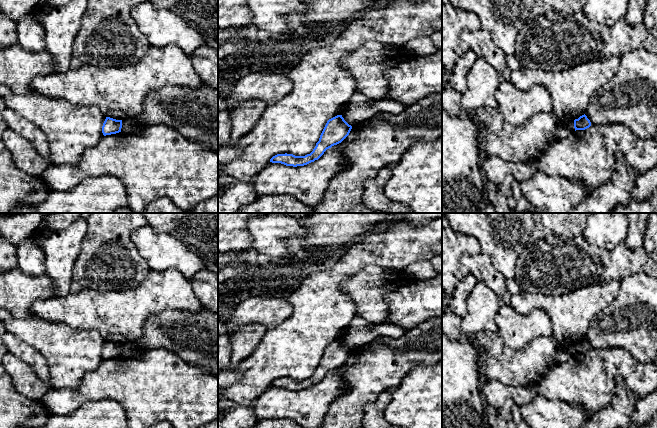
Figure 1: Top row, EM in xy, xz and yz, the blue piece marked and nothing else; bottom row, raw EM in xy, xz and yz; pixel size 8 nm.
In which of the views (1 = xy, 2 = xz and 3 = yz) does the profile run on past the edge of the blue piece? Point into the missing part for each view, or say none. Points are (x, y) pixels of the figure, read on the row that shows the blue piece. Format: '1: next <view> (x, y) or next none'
1: next none
2: next none
3: next none

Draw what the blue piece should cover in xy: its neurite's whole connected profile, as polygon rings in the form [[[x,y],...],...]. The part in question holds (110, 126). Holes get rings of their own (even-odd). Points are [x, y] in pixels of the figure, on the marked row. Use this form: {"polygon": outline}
{"polygon": [[[106,117],[102,126],[102,133],[104,136],[116,134],[121,132],[121,128],[122,128],[122,120],[116,120],[110,117]]]}

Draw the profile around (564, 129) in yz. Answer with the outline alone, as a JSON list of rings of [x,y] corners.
[[[569,120],[567,122],[558,122],[555,136],[558,139],[564,139],[574,131],[574,120]]]

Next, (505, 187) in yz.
[[[508,175],[504,179],[503,183],[500,185],[500,190],[502,192],[504,192],[505,194],[508,194],[511,190],[511,184],[512,184],[513,180],[514,179],[510,175]]]

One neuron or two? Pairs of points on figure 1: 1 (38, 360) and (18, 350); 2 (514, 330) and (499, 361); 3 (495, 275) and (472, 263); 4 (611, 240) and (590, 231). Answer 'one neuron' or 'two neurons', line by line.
1: one neuron
2: two neurons
3: one neuron
4: one neuron

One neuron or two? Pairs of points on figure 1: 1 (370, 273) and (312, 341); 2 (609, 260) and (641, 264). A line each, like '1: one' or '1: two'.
1: two
2: one

